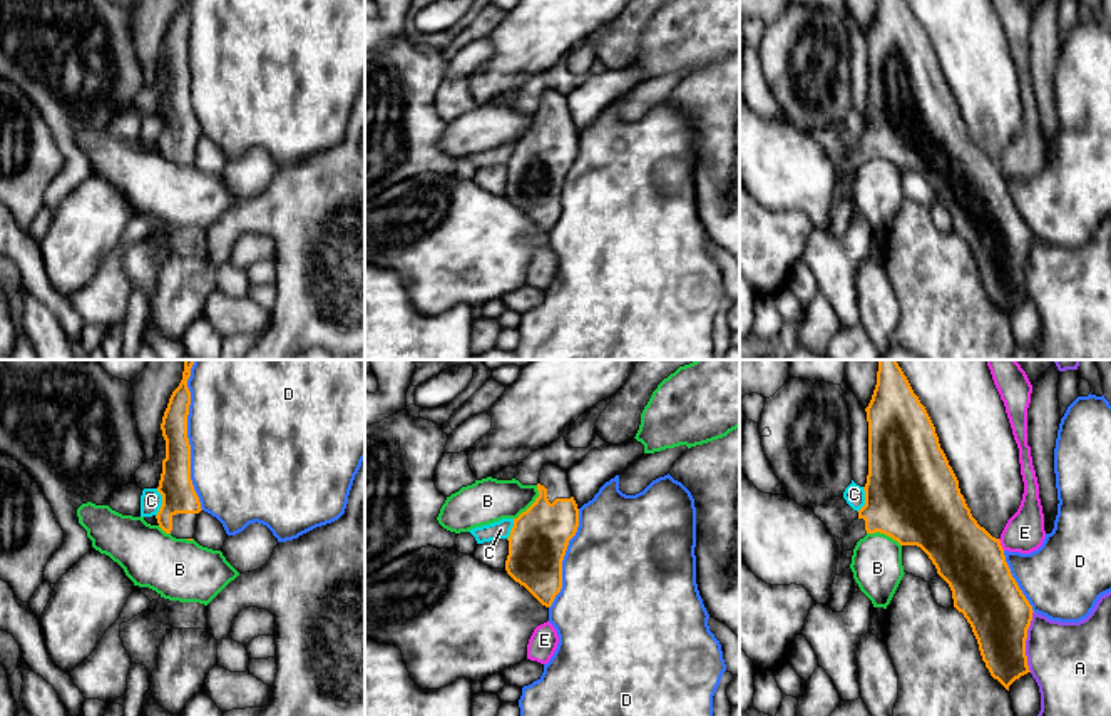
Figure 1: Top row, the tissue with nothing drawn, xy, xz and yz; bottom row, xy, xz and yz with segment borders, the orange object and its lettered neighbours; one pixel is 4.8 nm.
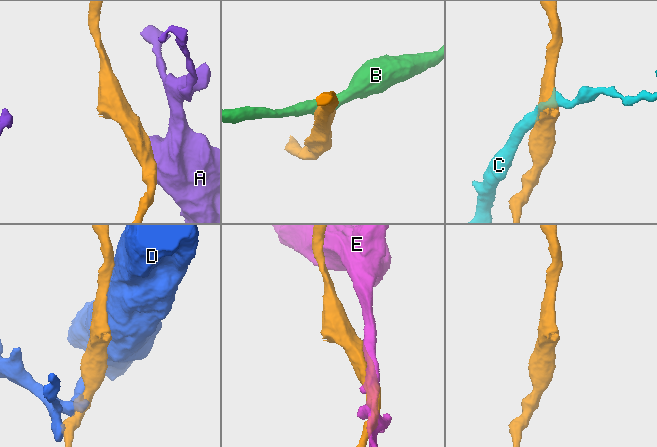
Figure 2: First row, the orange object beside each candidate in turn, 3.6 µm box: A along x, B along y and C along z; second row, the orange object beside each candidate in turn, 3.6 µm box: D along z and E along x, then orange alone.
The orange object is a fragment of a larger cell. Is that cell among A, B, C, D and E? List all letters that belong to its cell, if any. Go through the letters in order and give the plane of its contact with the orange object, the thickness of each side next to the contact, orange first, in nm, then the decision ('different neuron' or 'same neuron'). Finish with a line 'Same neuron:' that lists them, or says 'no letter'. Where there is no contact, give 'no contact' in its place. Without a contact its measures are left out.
A: contact in yz; calibres 300 and 380 nm; different neuron
B: contact in xz; calibres 280 and 220 nm; different neuron
C: contact in xy; calibres 160 and 110 nm; different neuron
D: contact in xy; calibres 160 and 480 nm; different neuron
E: contact in yz; calibres 320 and 190 nm; different neuron
Same neuron: no letter

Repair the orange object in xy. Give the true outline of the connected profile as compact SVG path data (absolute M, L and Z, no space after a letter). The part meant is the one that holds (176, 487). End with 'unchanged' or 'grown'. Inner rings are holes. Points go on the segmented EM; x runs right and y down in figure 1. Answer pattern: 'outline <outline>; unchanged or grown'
outline M182 360L184 371L179 386L172 391L162 417L161 430L166 440L166 458L157 492L162 505L156 515L159 527L176 539L192 540L197 515L202 510L191 480L191 445L187 438L187 415L191 391L187 380L194 360Z; grown

